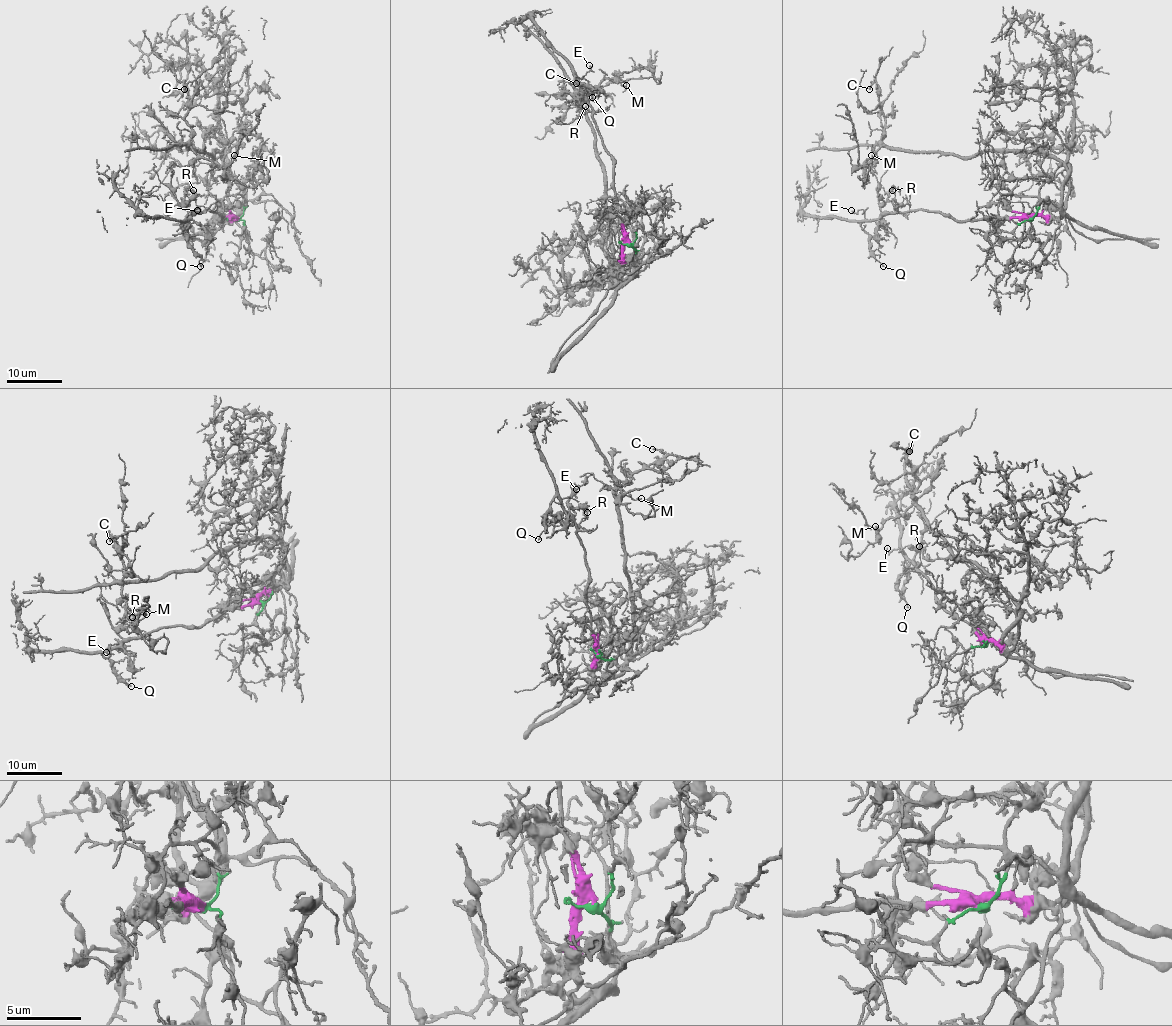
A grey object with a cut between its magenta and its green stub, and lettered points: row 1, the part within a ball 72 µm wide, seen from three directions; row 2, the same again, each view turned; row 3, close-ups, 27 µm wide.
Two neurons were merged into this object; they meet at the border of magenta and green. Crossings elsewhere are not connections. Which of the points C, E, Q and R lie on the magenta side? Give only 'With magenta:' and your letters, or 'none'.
With magenta: E, Q, R

